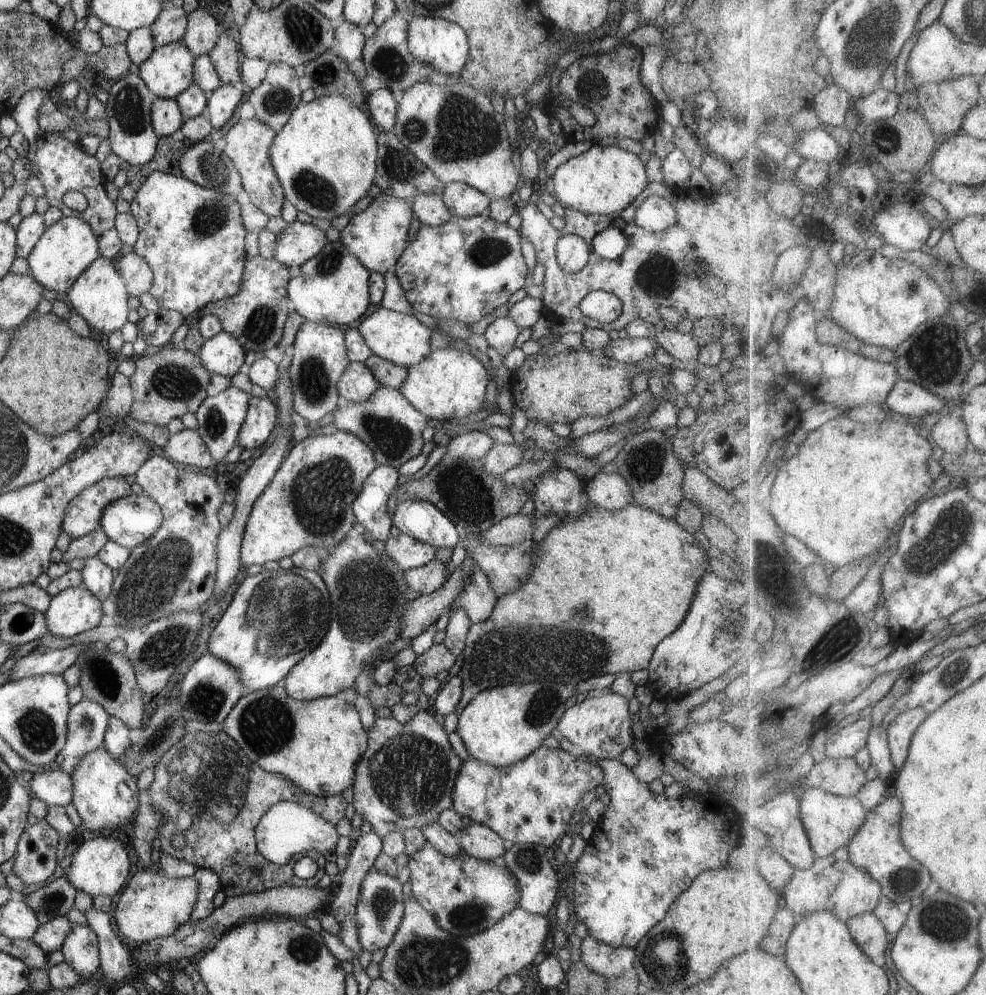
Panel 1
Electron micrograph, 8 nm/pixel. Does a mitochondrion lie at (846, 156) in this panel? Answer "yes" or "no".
no

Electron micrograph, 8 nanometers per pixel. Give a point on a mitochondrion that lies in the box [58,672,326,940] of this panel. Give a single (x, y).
(214, 777)

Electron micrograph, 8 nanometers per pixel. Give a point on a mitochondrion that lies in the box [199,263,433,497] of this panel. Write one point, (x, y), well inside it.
(392, 440)

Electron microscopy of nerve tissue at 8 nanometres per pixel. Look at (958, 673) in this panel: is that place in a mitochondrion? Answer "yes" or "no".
yes

